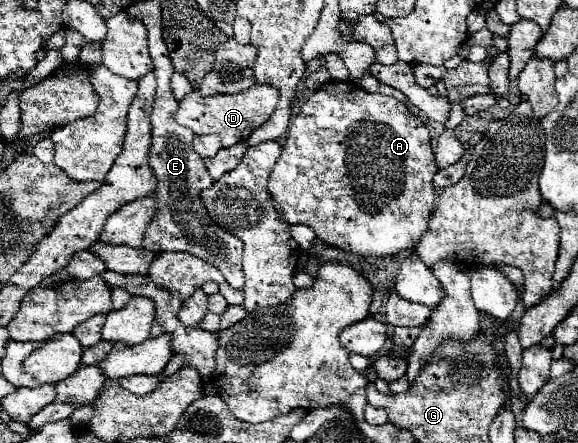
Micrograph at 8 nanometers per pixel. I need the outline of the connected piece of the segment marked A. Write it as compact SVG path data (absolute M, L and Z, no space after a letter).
M328 81L304 99L298 113L290 119L288 139L270 173L268 191L282 207L288 223L312 227L322 241L346 253L384 257L416 247L422 233L426 233L434 205L432 177L436 171L428 129L404 103L394 97L368 93L354 83Z

